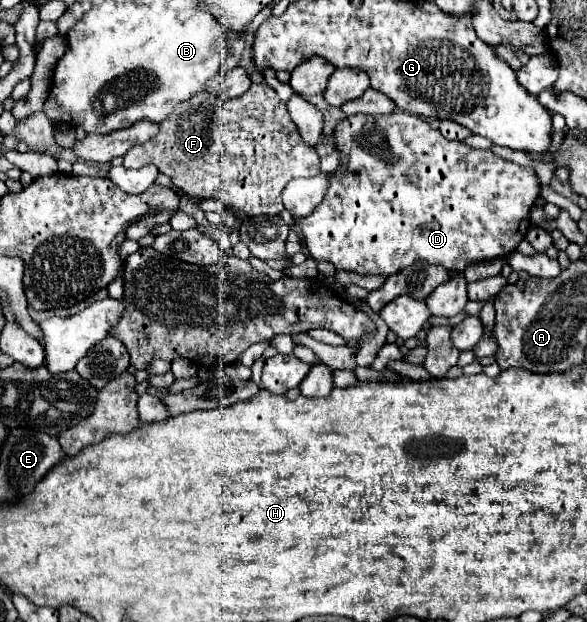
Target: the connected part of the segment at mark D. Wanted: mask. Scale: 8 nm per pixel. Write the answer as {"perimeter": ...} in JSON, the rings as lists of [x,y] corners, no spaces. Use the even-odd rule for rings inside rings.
{"perimeter":[[[390,113],[390,115],[378,115],[378,117],[374,117],[374,115],[344,117],[342,121],[336,123],[334,137],[336,137],[336,149],[340,151],[342,159],[346,161],[346,167],[340,165],[332,173],[334,179],[330,181],[330,187],[328,187],[322,203],[306,219],[300,219],[300,223],[298,223],[304,243],[316,261],[320,261],[320,259],[330,261],[336,269],[354,271],[360,275],[392,275],[392,273],[412,265],[414,261],[428,261],[432,265],[442,265],[448,271],[452,271],[452,269],[464,271],[464,267],[472,261],[508,257],[516,249],[516,245],[526,237],[528,227],[530,227],[530,207],[534,205],[534,201],[540,195],[538,175],[534,173],[532,167],[522,167],[512,161],[500,159],[492,151],[472,149],[464,141],[448,141],[446,137],[442,137],[442,133],[438,129],[432,129],[428,121],[424,121],[418,115],[410,115],[410,113]]]}

